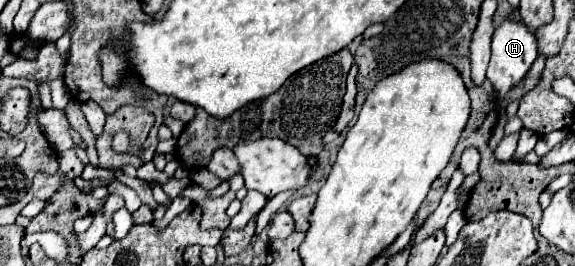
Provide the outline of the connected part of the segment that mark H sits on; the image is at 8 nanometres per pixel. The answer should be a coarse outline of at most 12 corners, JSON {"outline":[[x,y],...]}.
{"outline":[[502,22],[492,36],[486,78],[506,96],[526,78],[536,36],[522,22]]}

